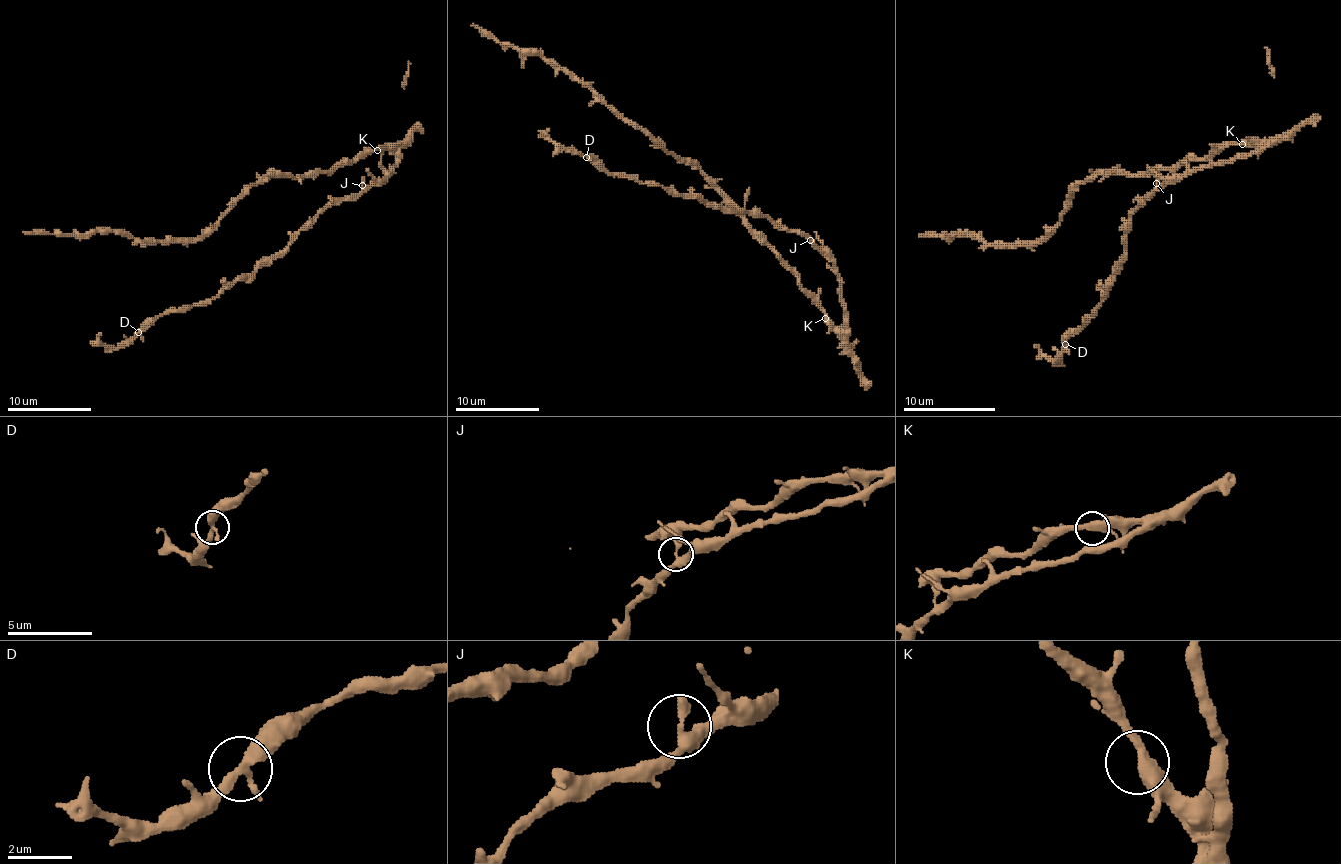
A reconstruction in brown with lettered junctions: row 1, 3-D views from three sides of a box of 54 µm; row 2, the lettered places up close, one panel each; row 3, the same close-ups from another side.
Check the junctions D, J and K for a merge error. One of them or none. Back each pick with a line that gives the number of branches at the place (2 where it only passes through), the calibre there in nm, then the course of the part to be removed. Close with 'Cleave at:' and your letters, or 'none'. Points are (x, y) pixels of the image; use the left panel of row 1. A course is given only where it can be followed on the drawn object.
Cleave at: none

